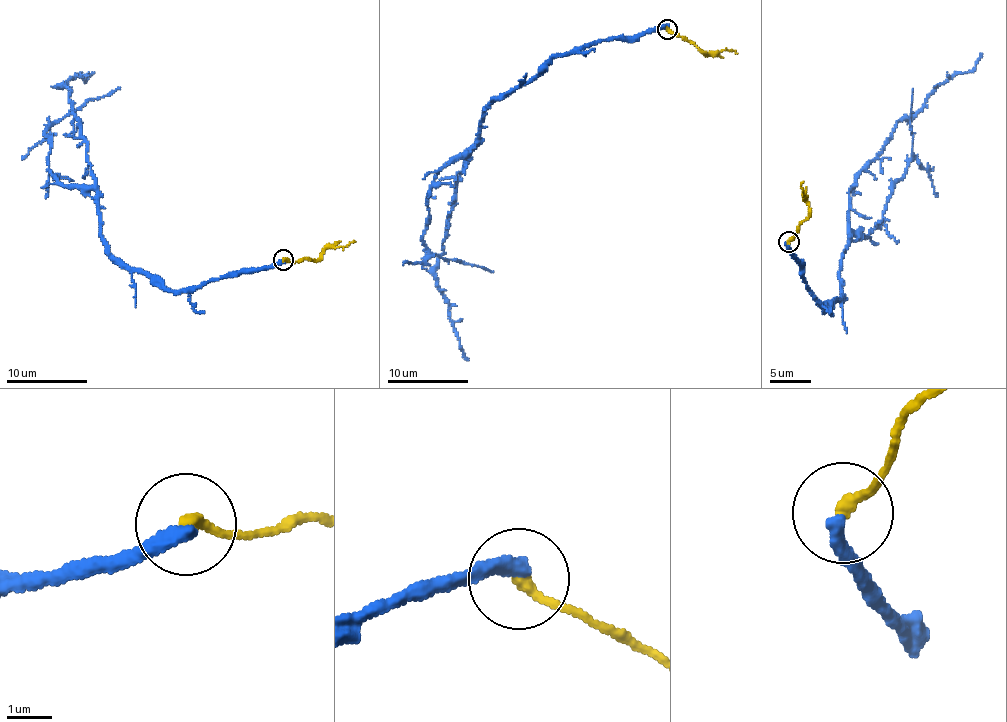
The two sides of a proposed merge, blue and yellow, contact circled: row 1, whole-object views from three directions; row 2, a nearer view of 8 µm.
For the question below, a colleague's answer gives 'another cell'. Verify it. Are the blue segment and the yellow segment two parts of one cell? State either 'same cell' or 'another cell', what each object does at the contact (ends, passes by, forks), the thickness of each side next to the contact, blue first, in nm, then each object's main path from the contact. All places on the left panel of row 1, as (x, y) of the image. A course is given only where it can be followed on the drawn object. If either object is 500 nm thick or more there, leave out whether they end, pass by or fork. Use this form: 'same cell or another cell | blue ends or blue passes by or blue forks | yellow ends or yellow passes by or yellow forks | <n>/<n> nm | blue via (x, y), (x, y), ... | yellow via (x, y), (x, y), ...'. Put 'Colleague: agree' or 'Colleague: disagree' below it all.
another cell | blue ends | yellow ends | 340/280 nm | blue via (283, 261), (170, 290), (109, 252), (86, 139), (69, 101), (70, 88), (60, 85), (94, 73) | yellow via (283, 259), (316, 260), (326, 248), (347, 246), (355, 241)
Colleague: agree

